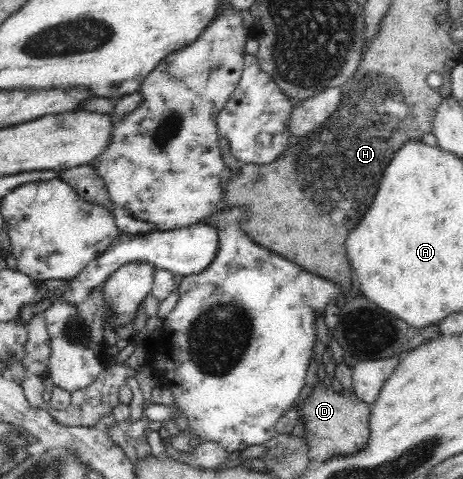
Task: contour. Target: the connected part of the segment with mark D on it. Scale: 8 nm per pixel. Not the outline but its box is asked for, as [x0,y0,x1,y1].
[295,379,371,463]

